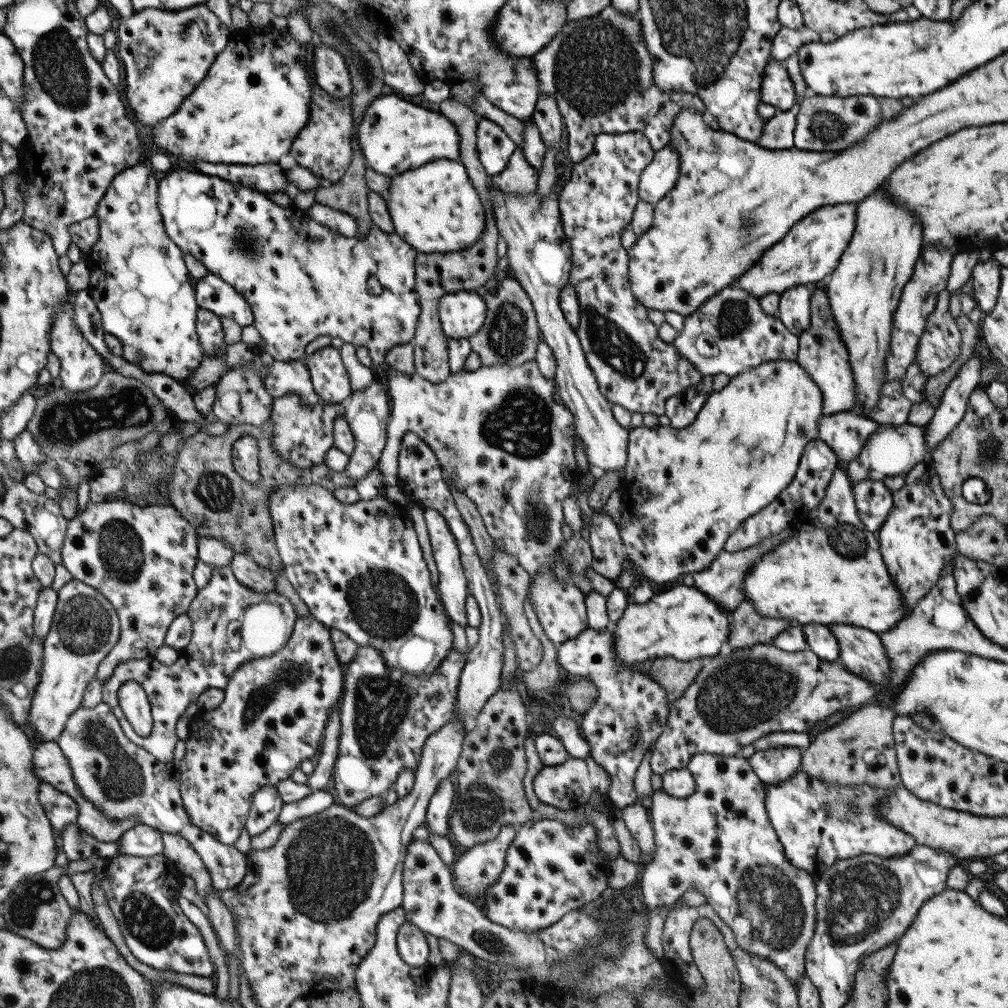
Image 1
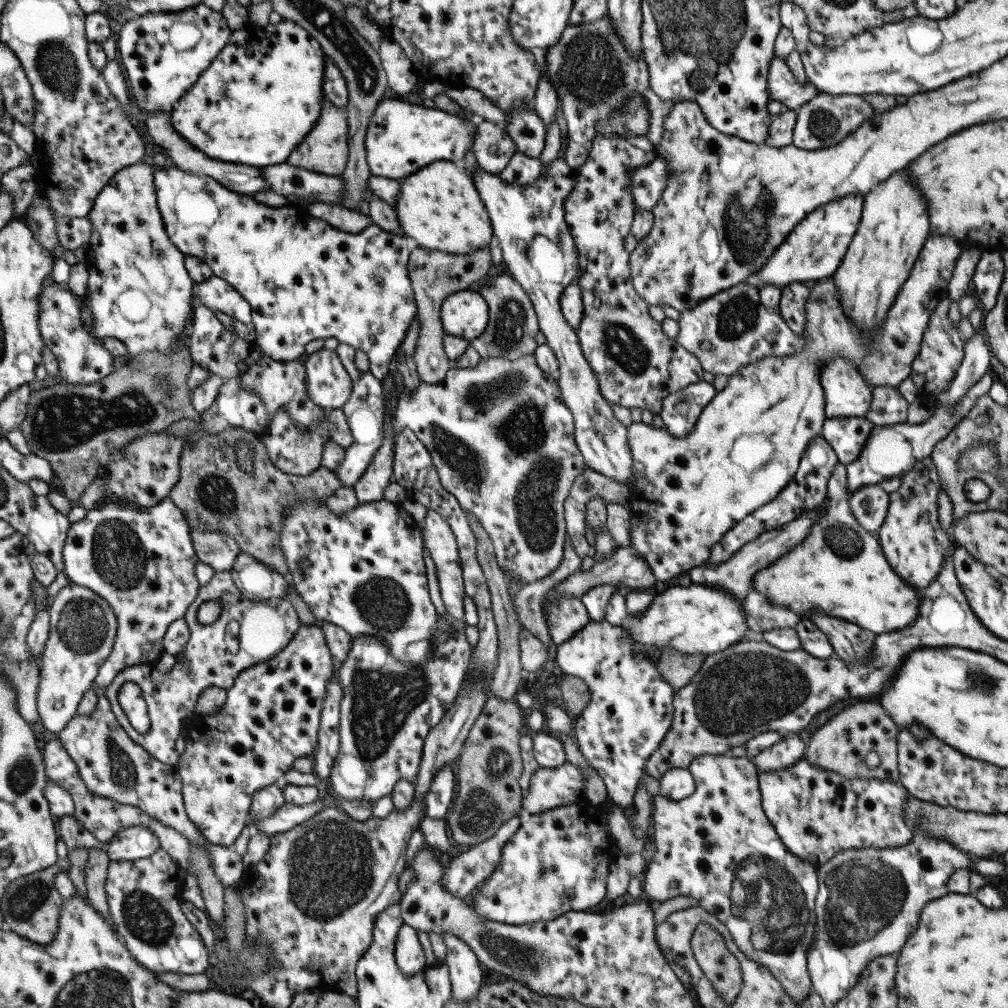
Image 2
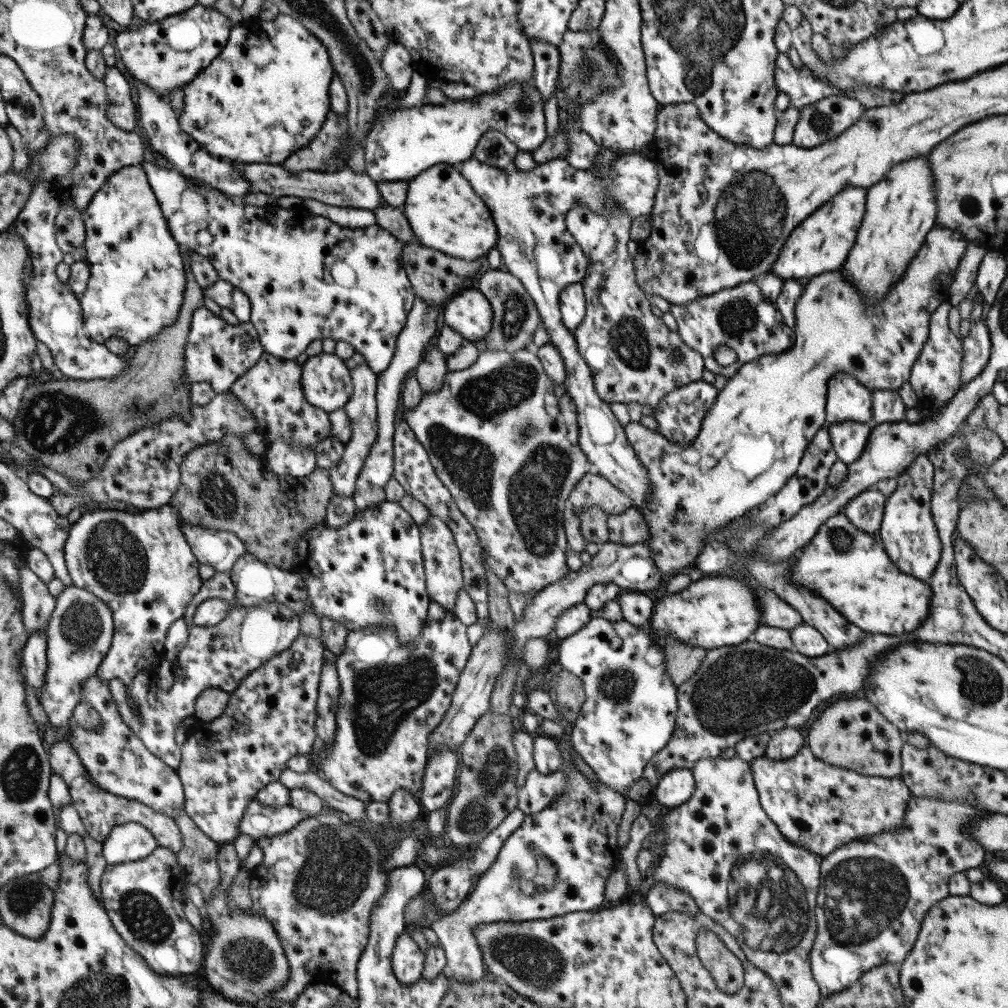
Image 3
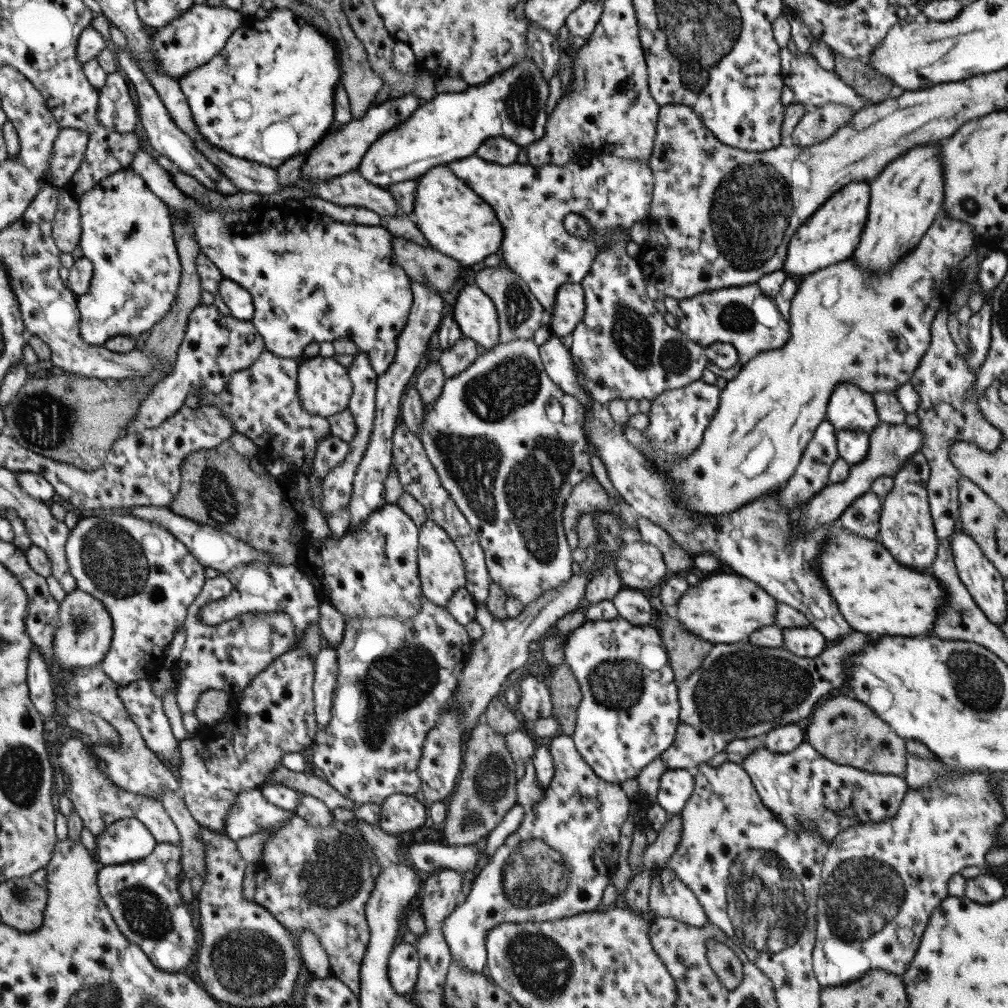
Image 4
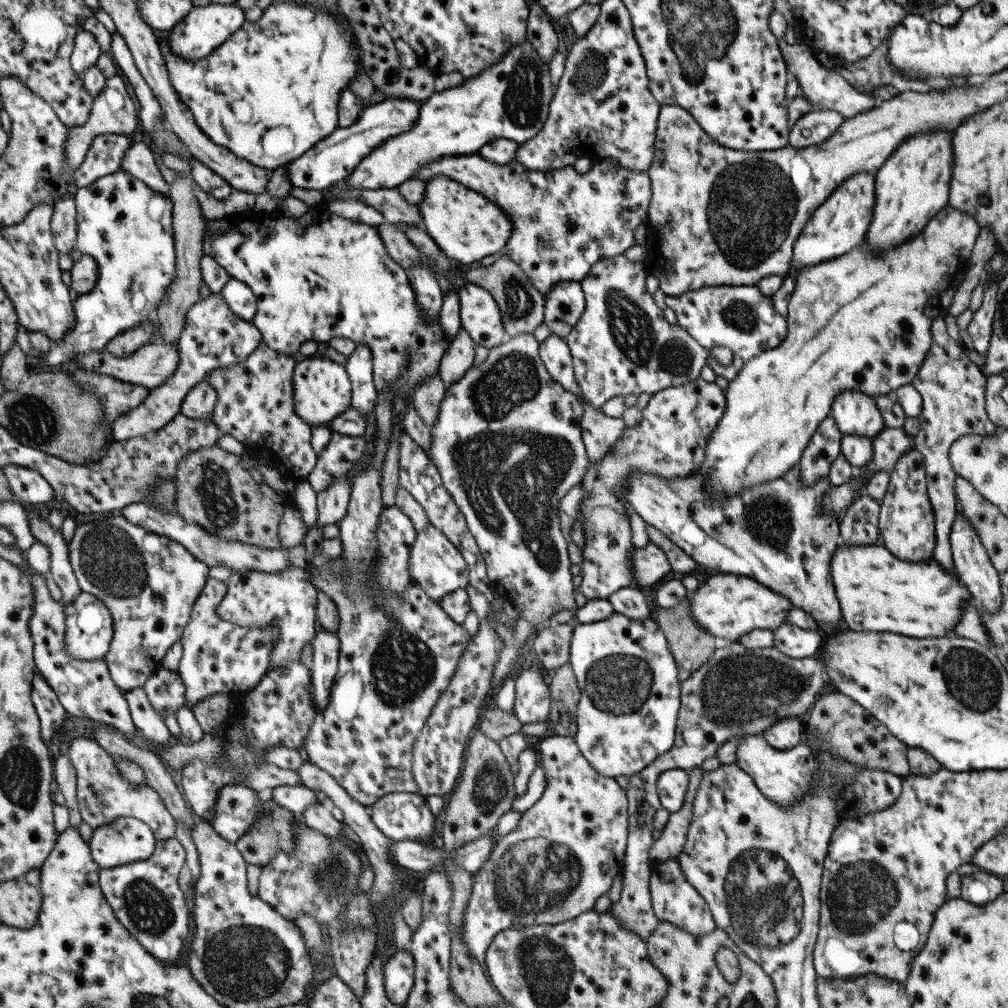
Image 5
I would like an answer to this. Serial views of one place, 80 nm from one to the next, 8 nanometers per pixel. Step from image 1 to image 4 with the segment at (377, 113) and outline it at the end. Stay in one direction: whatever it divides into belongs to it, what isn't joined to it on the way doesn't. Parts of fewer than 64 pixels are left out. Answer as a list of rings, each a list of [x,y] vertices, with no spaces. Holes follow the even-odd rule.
[[[527,56],[490,81],[468,85],[457,94],[437,93],[435,98],[422,102],[411,117],[371,143],[356,167],[357,173],[385,189],[396,182],[420,178],[435,166],[471,157],[487,138],[505,138],[526,147],[544,134],[547,98],[548,84],[539,67]]]

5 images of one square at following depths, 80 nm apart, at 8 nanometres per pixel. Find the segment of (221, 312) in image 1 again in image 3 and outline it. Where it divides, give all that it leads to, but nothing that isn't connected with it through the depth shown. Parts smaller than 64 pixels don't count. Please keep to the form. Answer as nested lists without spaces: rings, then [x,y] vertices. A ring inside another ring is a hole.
[[[217,279],[211,286],[202,288],[202,293],[218,304],[227,308],[239,323],[250,320],[250,302],[247,295],[236,289],[230,282]]]

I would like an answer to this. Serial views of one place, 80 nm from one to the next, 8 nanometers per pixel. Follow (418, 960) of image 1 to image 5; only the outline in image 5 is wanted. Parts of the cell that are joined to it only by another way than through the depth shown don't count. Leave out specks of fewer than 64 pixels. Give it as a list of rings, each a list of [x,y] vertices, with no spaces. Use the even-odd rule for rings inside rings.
[[[396,949],[382,970],[385,996],[395,1006],[402,1006],[413,984],[414,960],[411,953]]]

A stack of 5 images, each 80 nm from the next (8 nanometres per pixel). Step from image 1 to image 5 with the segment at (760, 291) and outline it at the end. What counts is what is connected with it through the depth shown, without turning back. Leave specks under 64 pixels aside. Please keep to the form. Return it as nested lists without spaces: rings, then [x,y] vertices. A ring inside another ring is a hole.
[[[853,174],[841,181],[835,190],[811,214],[792,246],[792,273],[849,252],[863,243],[869,229],[874,205],[874,174]]]

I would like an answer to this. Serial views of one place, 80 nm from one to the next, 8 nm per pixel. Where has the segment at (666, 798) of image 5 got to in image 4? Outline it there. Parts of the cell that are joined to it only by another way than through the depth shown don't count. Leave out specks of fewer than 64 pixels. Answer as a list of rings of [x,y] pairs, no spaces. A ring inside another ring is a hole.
[[[685,769],[668,770],[658,780],[656,803],[666,814],[675,815],[682,809],[694,787],[693,772]]]

